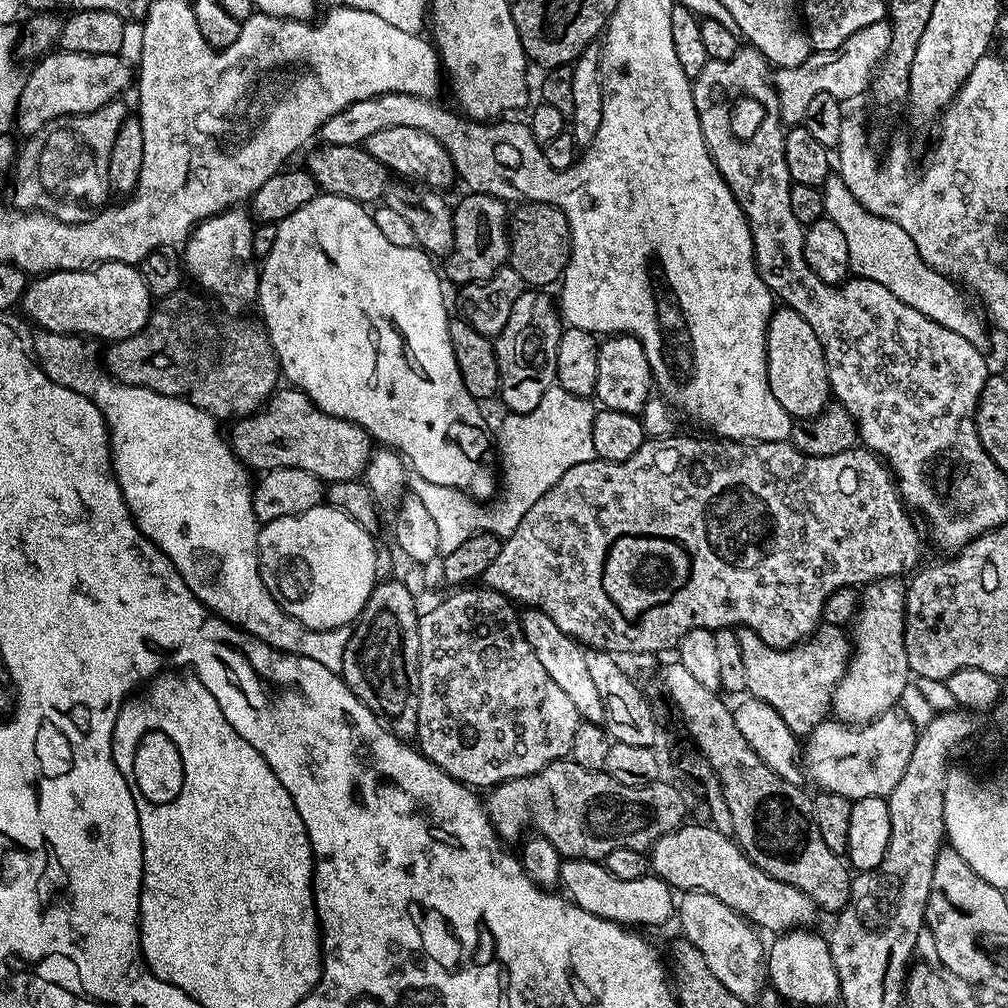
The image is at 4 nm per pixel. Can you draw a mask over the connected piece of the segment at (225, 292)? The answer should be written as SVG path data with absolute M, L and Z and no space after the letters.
M233 206L208 220L201 220L182 245L185 273L191 279L193 276L205 293L213 292L218 299L225 300L228 304L253 303L260 285L258 257L252 252L254 220L242 209L243 207Z

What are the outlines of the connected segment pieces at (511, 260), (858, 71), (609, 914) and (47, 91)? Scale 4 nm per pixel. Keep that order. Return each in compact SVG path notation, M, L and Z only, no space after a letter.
M524 202L519 205L520 208L517 212L513 211L511 213L510 219L506 224L506 231L508 233L508 264L516 271L516 273L524 279L525 285L531 286L536 290L544 290L549 286L547 284L555 285L557 281L561 279L564 275L564 268L568 264L569 258L572 256L572 231L568 225L568 219L566 214L562 210L558 210L553 204L546 204L543 202Z
M887 19L879 20L866 26L866 30L858 30L858 34L850 34L850 38L846 38L846 42L834 50L813 51L802 66L779 69L774 76L774 87L780 98L781 121L788 126L799 125L811 100L818 94L830 94L841 102L852 100L863 92L865 95L872 83L872 73L890 46L891 33L891 23Z
M564 858L561 862L559 883L564 886L563 891L573 904L615 924L639 926L641 929L656 928L674 916L673 889L655 874L645 874L638 878L618 878L610 874L610 870L601 861Z
M53 50L39 61L40 64L32 73L27 73L24 89L16 103L14 128L23 134L42 130L59 116L86 114L106 106L117 98L123 97L128 87L133 87L134 72L129 61L120 59L119 55L78 54Z

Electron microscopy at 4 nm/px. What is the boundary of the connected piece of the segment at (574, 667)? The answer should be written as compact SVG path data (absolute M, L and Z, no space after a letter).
M524 608L519 613L519 618L522 634L526 642L530 642L530 650L534 650L538 662L542 662L546 674L550 674L550 679L566 693L566 698L574 702L574 710L578 710L581 721L603 725L602 697L598 694L598 689L594 686L594 681L586 667L586 651L580 641L558 630L550 614L542 614L542 610L537 608Z

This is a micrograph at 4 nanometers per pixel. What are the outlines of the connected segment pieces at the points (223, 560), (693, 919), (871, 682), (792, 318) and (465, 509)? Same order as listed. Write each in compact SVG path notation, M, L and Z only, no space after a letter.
M43 330L35 334L37 336L33 338L32 344L30 340L30 348L40 369L54 382L89 396L94 406L98 406L108 424L112 473L120 483L122 498L136 519L138 530L142 530L142 534L150 538L150 542L154 542L154 546L158 546L166 558L170 558L192 593L210 611L251 636L258 637L271 648L289 652L292 656L314 658L314 662L326 666L326 670L340 674L343 670L340 644L348 644L352 636L342 636L342 632L340 636L332 636L332 628L308 628L282 611L278 601L262 582L260 555L256 549L261 525L252 505L254 480L248 477L250 472L246 465L232 452L232 445L225 433L224 436L220 433L221 425L217 417L177 396L158 394L149 388L130 386L112 379L101 365L100 368L96 365L97 345L85 342L79 335Z
M684 892L678 900L678 920L683 939L690 941L706 958L714 978L730 990L737 998L745 1002L755 1001L761 991L760 976L766 972L766 948L756 935L757 929L749 924L740 913L730 906L718 902L714 894L705 892Z
M899 579L874 580L860 592L860 606L856 609L850 628L853 646L852 659L844 677L832 695L831 715L842 724L859 726L877 720L884 712L891 712L902 698L902 690L910 682L906 648L904 646L905 585Z
M780 306L773 311L766 334L766 374L770 394L774 394L782 410L786 410L796 420L817 416L822 409L828 407L828 367L822 342L818 342L818 334L810 330L810 322L806 322L798 310Z
M553 386L542 394L542 402L538 402L534 410L505 415L505 420L500 424L500 468L498 464L504 497L493 508L484 508L488 506L458 488L437 486L435 482L426 482L422 474L412 472L407 477L407 487L411 495L422 498L430 518L434 518L434 523L438 525L441 553L462 546L466 538L479 532L507 537L518 522L522 522L530 506L534 506L542 494L551 490L558 478L570 470L570 466L597 459L594 450L594 418L597 411L597 405L589 397L575 396L564 388Z

